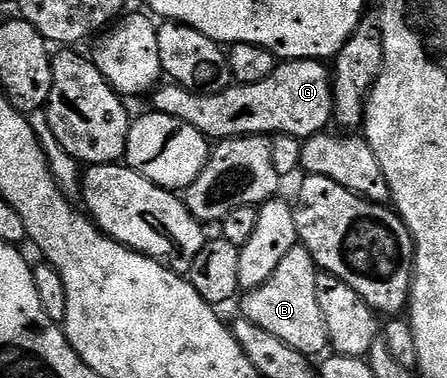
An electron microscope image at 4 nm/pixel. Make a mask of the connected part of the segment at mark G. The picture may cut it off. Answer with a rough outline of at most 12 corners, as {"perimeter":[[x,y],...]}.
{"perimeter":[[290,59],[266,81],[212,94],[173,81],[151,110],[212,141],[332,123],[332,76]]}

